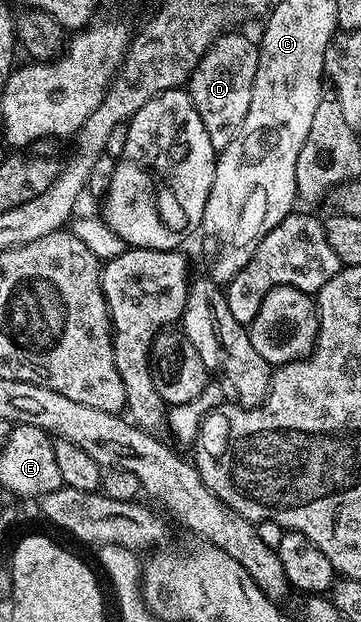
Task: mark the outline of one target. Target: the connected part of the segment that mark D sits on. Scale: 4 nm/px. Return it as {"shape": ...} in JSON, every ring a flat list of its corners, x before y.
{"shape":[[230,30,218,37,200,62,196,70,190,75,188,81,188,91,200,118,204,122,204,130,208,130,208,138,212,142,215,150,221,150,236,138,236,130,244,122,244,114,248,114,248,102,252,102,252,90,254,89,254,79,256,78,256,66,258,65,258,45,246,36,237,36,237,31]]}

